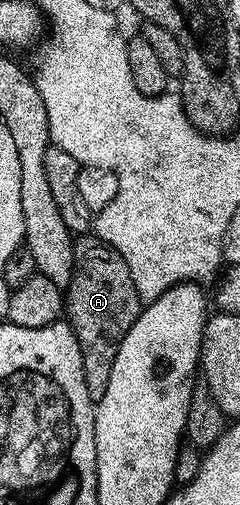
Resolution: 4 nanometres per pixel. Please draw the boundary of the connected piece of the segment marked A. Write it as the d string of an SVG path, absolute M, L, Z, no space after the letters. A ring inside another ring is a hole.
M84 234L73 246L73 274L66 289L66 323L78 338L82 350L82 374L86 378L86 390L93 401L99 402L110 383L110 370L114 370L114 358L118 358L118 346L122 338L134 326L140 316L142 301L130 278L130 266L95 234Z

